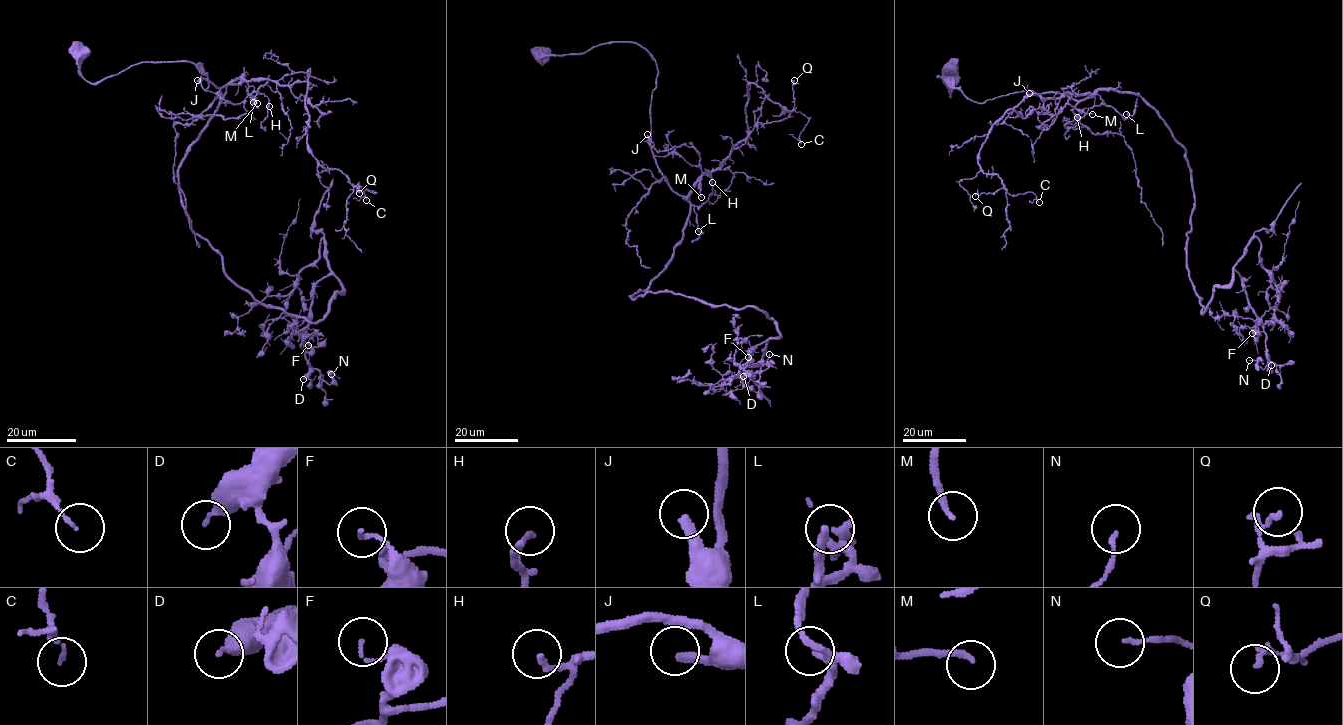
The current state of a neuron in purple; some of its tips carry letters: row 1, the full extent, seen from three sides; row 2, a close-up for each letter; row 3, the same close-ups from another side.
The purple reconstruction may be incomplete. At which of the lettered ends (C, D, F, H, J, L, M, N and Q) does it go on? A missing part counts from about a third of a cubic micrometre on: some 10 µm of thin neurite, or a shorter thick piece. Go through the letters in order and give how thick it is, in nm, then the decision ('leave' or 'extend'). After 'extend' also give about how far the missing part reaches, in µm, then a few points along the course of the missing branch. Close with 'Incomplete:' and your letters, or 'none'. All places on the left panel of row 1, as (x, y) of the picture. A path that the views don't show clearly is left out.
C: 80 nm thick; leave
D: 300 nm thick; leave
F: 110 nm thick; leave
H: 180 nm thick; leave
J: 320 nm thick; extend; about 35 µm are missing
L: 200 nm thick; leave
M: 180 nm thick; leave
N: 110 nm thick; leave
Q: 120 nm thick; leave
Incomplete: J

